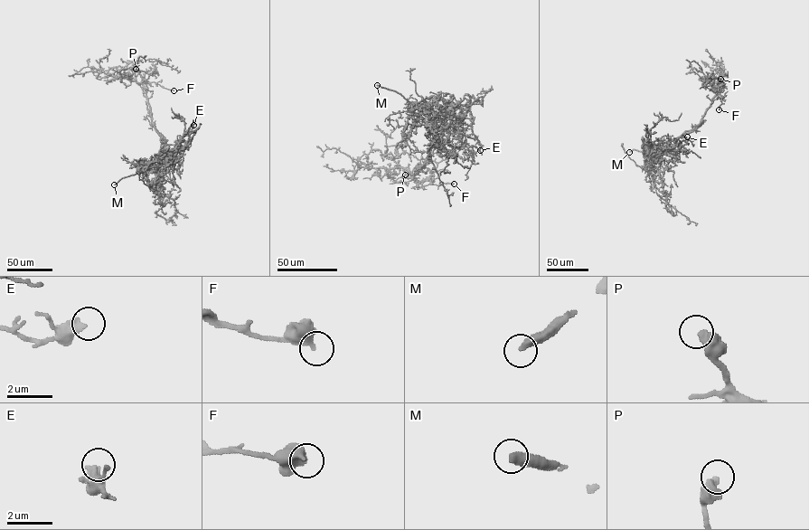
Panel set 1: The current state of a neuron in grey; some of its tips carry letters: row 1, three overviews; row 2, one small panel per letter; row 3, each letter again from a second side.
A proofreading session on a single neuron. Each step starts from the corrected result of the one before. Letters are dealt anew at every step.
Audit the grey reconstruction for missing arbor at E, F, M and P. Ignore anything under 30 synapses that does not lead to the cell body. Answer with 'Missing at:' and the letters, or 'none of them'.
Missing at: M

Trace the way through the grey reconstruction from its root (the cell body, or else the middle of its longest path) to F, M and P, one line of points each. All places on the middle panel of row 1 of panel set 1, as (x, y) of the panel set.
F: (438, 140), (431, 148), (424, 167), (414, 177), (423, 185), (454, 184)
M: (438, 140), (437, 131), (444, 119), (437, 104), (423, 100), (410, 103), (396, 91), (377, 85)
P: (438, 140), (431, 148), (424, 167), (412, 176), (405, 175)

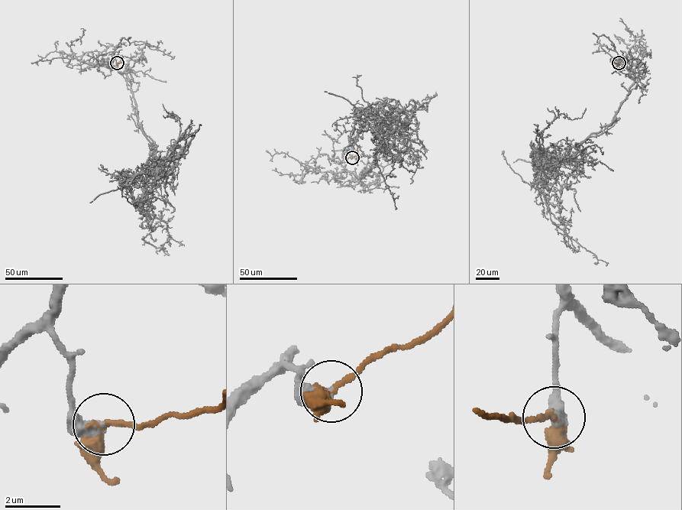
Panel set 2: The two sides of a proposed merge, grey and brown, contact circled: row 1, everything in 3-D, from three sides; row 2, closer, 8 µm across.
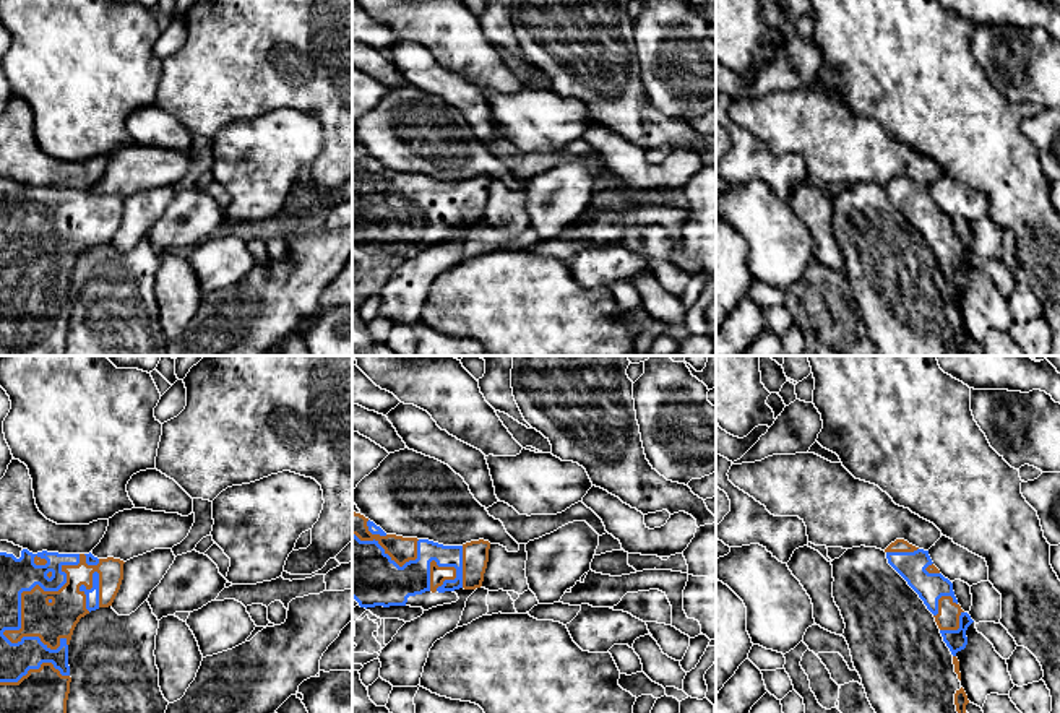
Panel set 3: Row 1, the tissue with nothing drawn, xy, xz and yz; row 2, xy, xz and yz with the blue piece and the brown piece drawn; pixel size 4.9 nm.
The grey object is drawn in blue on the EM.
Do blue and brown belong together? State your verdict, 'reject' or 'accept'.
accept

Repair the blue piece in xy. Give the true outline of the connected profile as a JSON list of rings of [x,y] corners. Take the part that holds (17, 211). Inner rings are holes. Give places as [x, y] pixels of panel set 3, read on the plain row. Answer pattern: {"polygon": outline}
{"polygon": [[[21,187],[21,193],[0,188],[0,356],[67,356],[70,330],[68,281],[81,253],[112,242],[122,216],[123,197],[89,190]]]}

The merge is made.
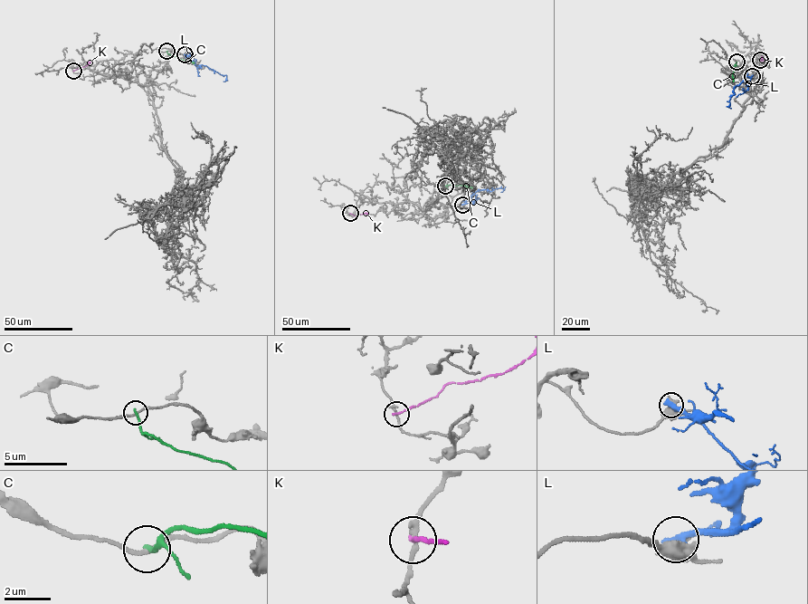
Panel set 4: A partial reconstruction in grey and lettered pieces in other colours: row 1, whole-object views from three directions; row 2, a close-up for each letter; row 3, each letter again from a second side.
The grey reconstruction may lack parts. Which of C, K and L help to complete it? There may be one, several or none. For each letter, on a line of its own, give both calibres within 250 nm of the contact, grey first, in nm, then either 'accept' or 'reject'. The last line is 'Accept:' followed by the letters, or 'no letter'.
C: 170/200 nm | reject
K: 200/180 nm | reject
L: 340/400 nm | reject
Accept: no letter

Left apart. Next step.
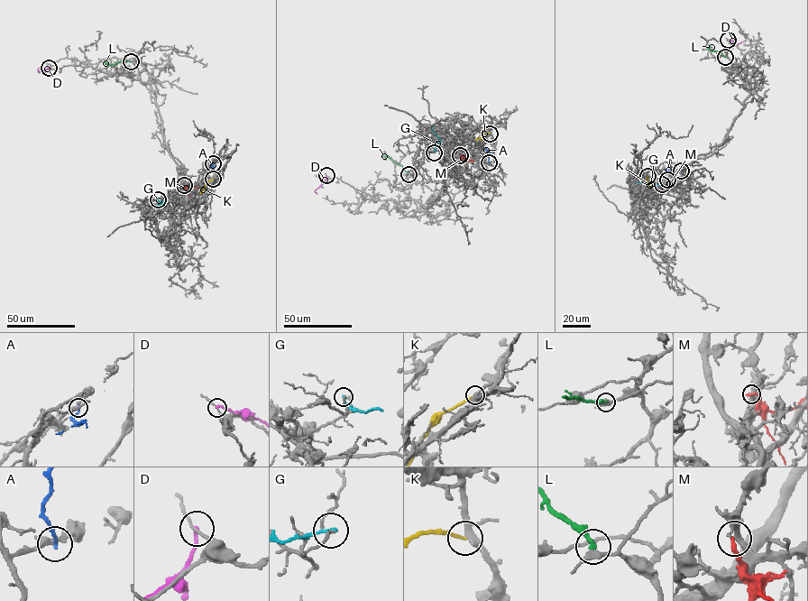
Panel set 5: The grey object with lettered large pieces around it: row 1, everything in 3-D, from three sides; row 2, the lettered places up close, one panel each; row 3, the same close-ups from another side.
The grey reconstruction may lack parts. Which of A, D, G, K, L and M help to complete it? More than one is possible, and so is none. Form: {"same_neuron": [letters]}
{"same_neuron": []}

